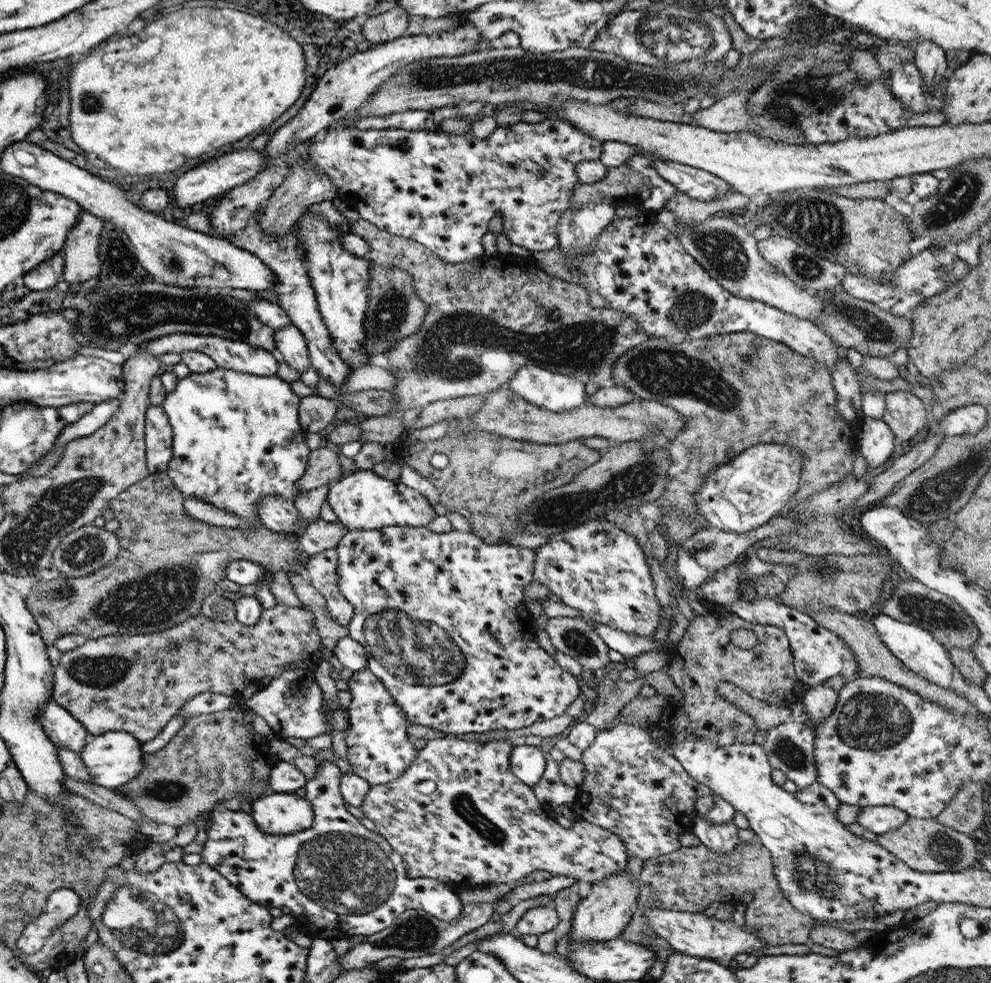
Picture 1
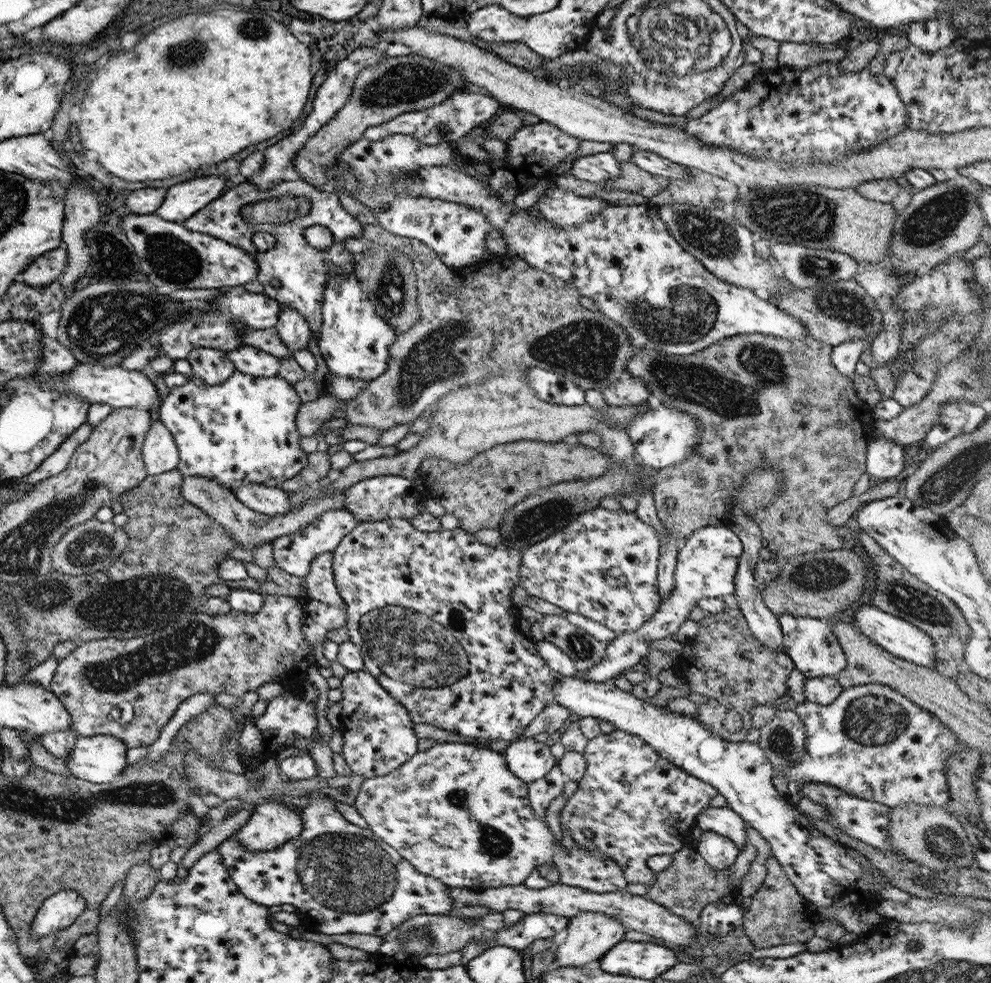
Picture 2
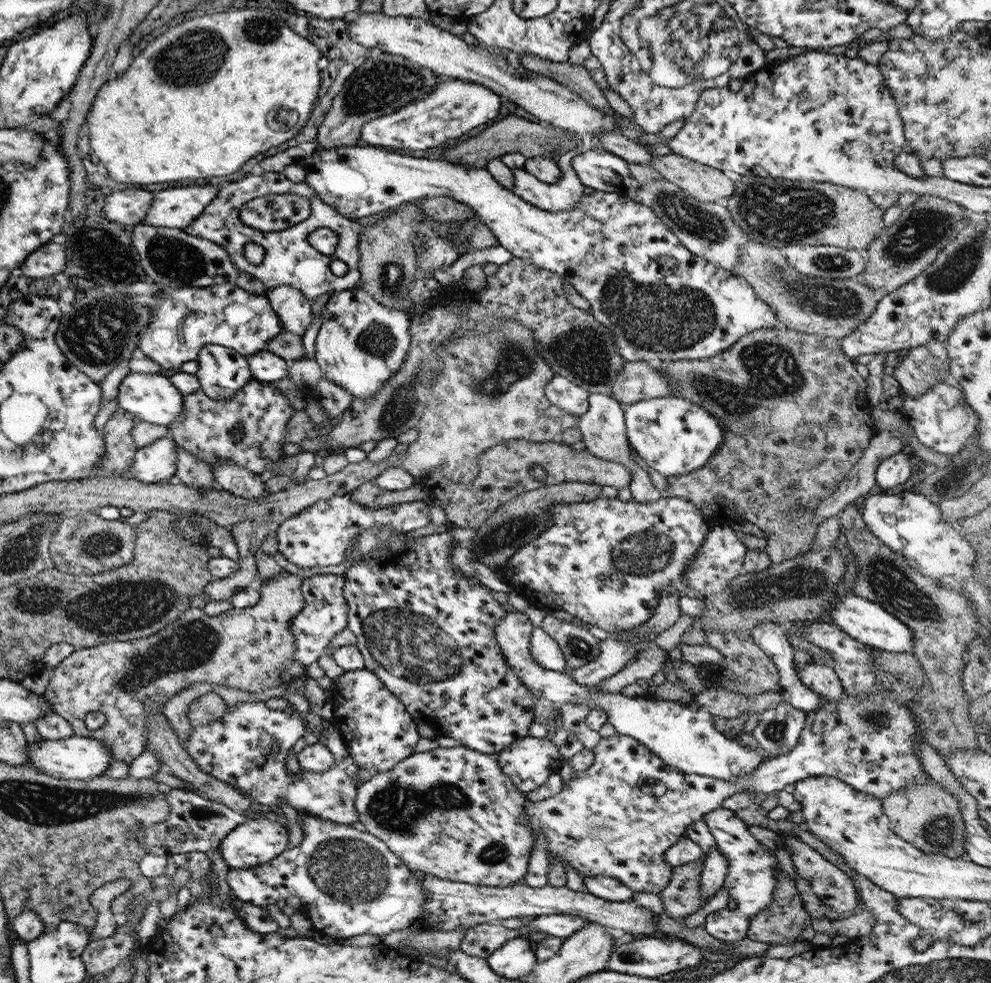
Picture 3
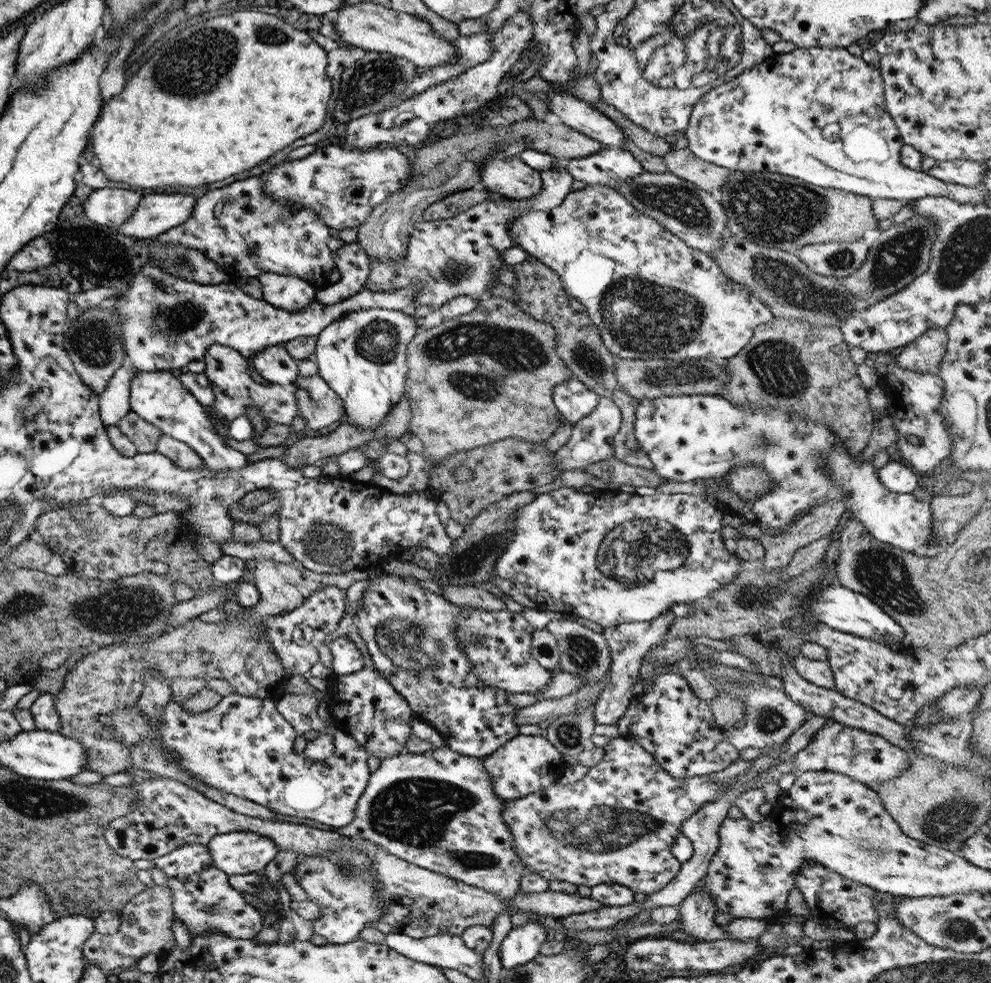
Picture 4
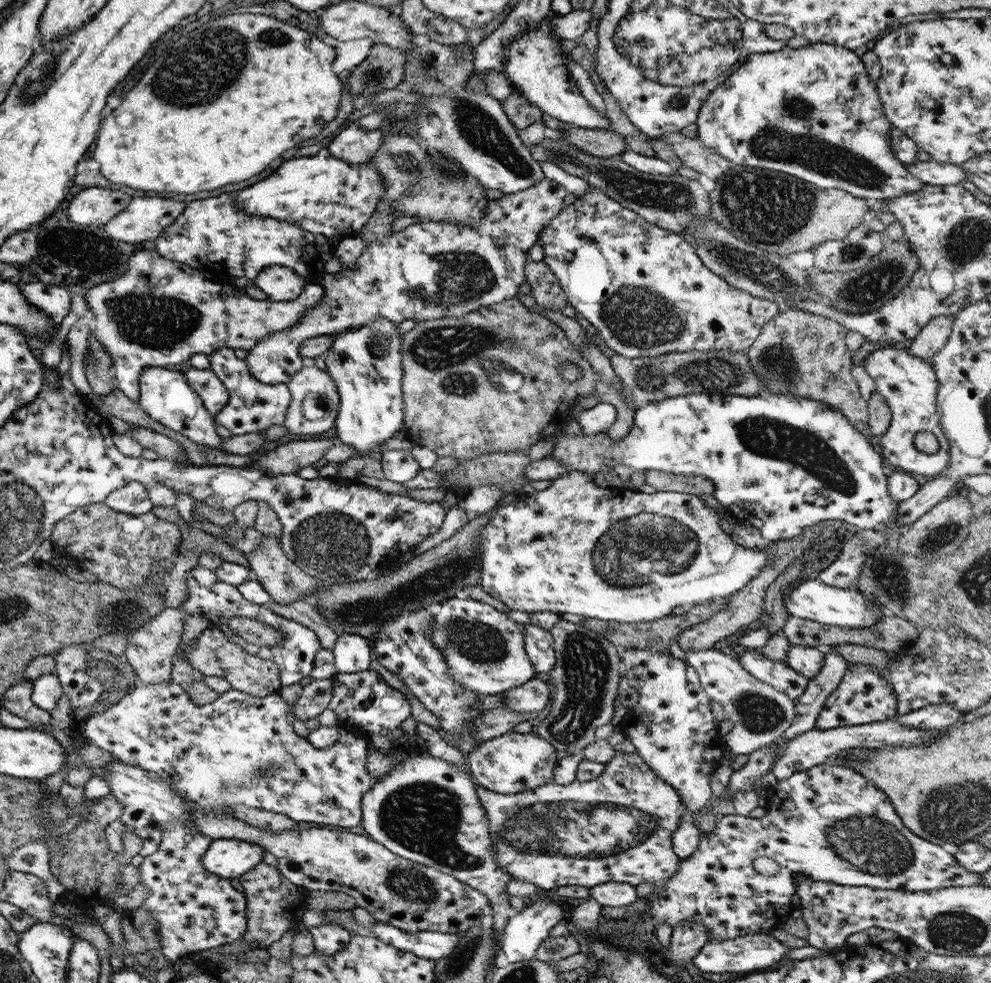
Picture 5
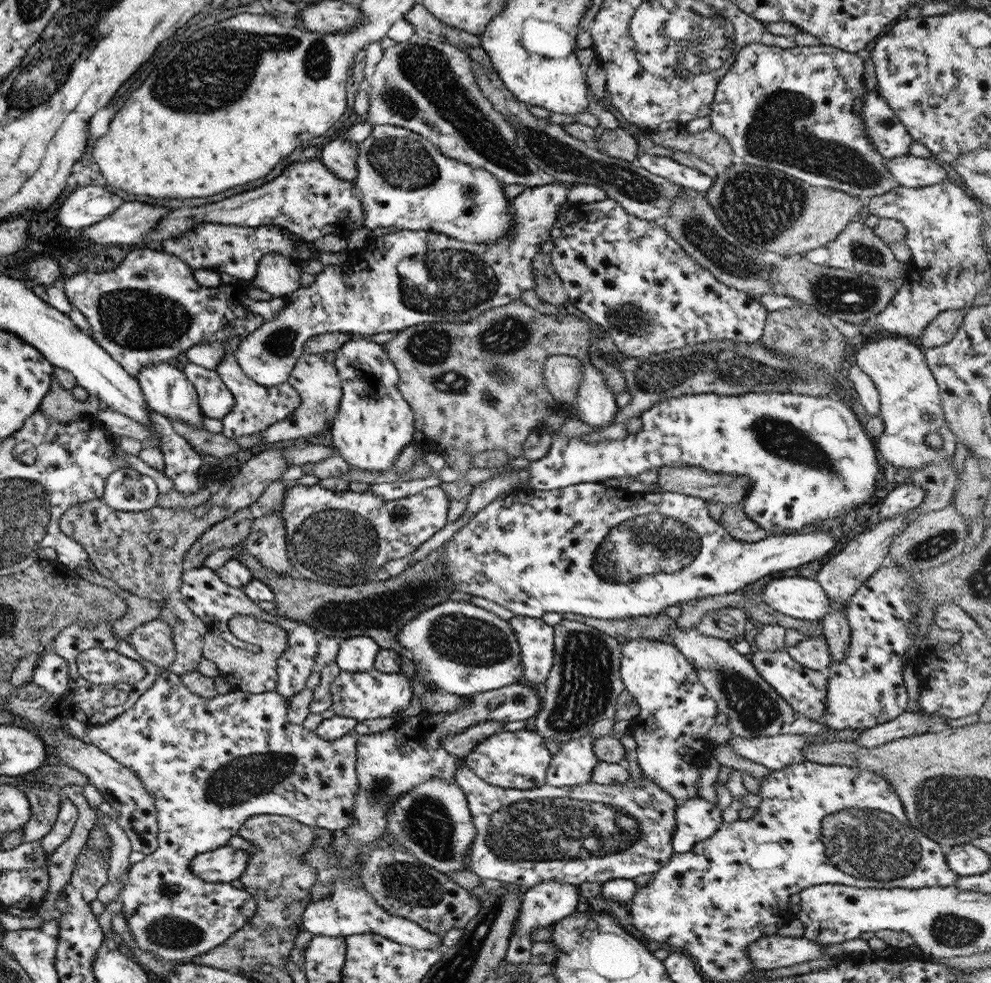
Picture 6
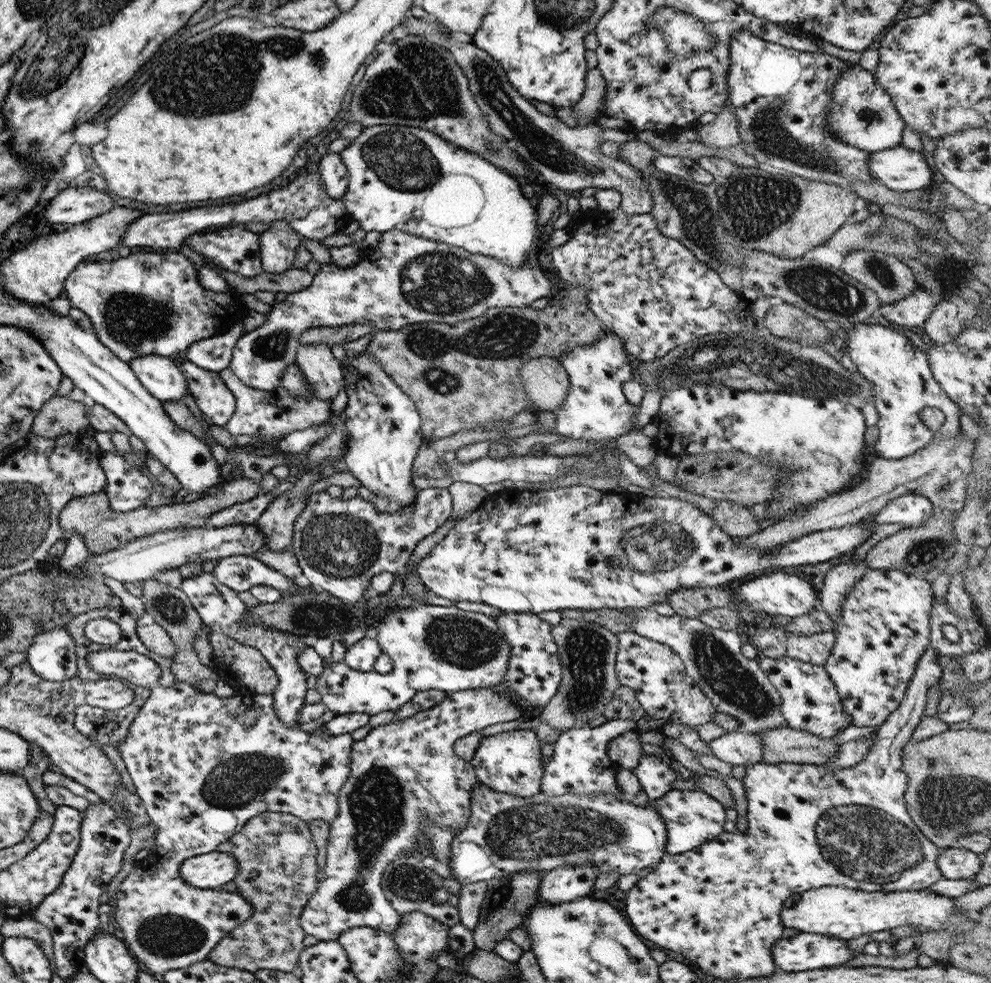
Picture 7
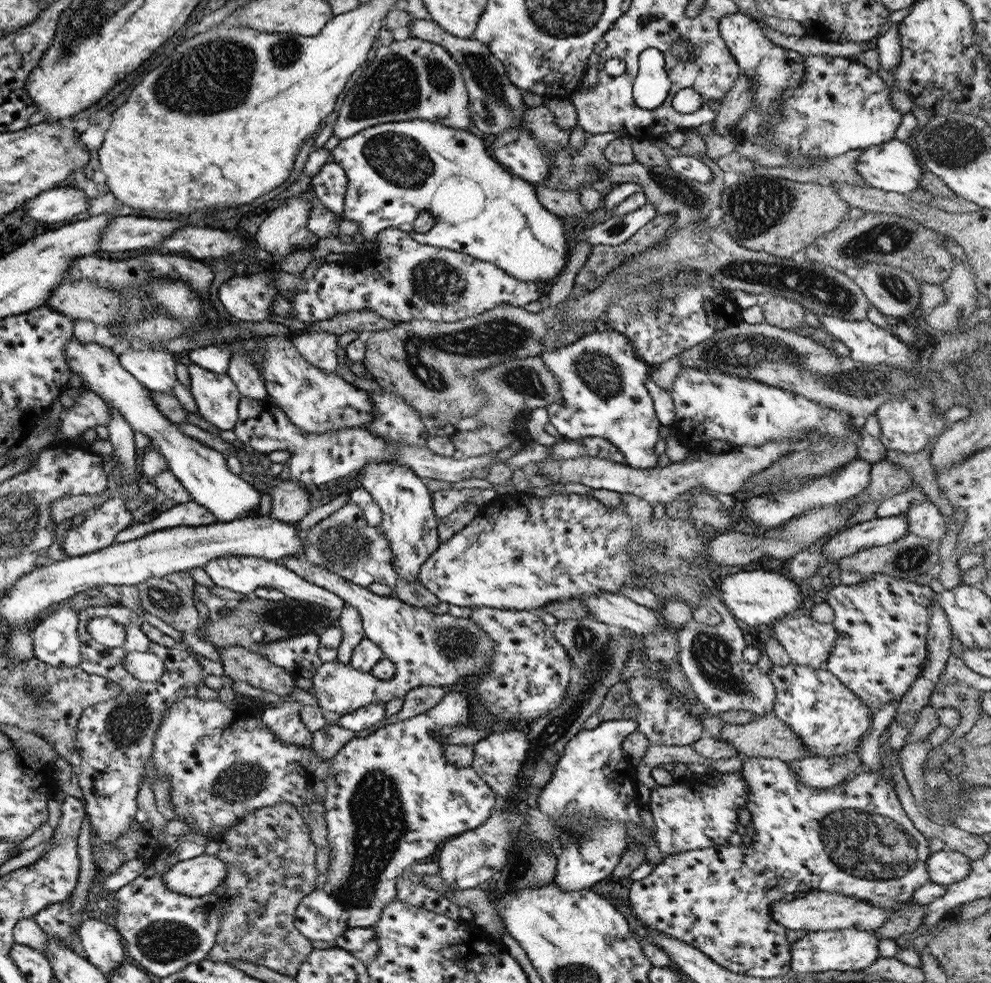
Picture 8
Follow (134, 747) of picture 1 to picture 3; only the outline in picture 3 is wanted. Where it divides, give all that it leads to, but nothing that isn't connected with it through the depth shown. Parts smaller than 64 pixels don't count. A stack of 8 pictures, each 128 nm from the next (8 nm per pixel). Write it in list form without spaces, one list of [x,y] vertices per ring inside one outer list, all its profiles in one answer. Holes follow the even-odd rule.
[[[69,736],[60,740],[46,740],[40,738],[33,743],[27,743],[27,762],[31,764],[37,772],[47,774],[51,778],[61,778],[61,780],[89,780],[104,774],[105,769],[109,767],[111,754],[107,750],[107,746],[103,746],[101,742],[95,741],[90,737],[82,738],[77,736]]]

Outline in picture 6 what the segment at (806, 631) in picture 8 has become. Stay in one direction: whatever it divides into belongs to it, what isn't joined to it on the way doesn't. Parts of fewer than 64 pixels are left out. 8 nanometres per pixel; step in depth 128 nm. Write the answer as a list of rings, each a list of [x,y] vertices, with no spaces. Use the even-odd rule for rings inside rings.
[[[799,637],[785,652],[794,662],[809,670],[826,671],[830,665],[829,650],[823,637]]]

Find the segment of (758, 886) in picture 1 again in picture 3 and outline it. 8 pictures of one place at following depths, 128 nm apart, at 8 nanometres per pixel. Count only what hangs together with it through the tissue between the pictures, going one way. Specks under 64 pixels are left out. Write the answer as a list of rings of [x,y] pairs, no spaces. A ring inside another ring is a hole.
[[[689,862],[673,867],[672,876],[665,888],[658,893],[663,904],[664,915],[673,920],[683,920],[703,906],[699,898],[701,862]],[[777,866],[775,888],[773,888],[773,898],[767,908],[759,910],[757,914],[749,918],[749,924],[745,936],[749,940],[757,940],[764,944],[786,944],[800,940],[802,928],[811,924],[811,918],[803,908],[798,895],[795,882],[788,878]]]

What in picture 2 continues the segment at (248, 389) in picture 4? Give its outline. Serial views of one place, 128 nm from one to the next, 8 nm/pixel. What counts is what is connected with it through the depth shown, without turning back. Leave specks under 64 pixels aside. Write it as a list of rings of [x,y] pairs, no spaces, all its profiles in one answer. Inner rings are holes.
[[[194,348],[185,359],[191,365],[191,375],[206,386],[222,384],[236,371],[231,359],[216,348]]]

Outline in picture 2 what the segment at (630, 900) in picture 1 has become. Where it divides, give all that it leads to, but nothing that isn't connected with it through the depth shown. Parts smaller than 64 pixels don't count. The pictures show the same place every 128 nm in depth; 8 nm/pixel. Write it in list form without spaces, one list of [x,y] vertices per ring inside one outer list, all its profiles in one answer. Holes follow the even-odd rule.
[[[579,912],[577,916],[573,916],[569,921],[569,925],[565,928],[567,932],[565,939],[556,948],[554,953],[557,966],[584,966],[589,962],[595,962],[605,954],[605,950],[609,950],[611,946],[623,940],[626,932],[621,922],[617,922],[613,916],[601,914],[601,912]]]

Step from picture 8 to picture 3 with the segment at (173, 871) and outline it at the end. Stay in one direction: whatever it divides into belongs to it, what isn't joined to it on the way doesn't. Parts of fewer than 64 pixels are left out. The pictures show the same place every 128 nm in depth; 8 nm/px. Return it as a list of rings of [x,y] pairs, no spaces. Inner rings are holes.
[[[260,816],[249,818],[247,822],[235,826],[218,844],[219,854],[228,869],[248,870],[255,866],[270,862],[285,850],[288,842],[288,830],[277,822]]]

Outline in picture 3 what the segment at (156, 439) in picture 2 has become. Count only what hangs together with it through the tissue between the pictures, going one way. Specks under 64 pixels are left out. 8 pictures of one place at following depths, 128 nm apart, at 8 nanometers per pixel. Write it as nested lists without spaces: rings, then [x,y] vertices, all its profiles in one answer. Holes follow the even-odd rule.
[[[165,436],[165,438],[159,438],[159,440],[151,442],[149,446],[136,448],[133,461],[123,469],[123,477],[147,483],[176,482],[176,466],[177,458],[175,458],[175,443],[171,437]]]

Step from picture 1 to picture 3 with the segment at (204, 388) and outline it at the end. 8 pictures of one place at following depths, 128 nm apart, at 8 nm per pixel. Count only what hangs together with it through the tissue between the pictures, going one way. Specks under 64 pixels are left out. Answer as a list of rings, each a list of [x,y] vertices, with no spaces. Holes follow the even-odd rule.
[[[251,380],[229,400],[213,400],[213,398],[205,396],[201,390],[193,394],[183,395],[183,414],[179,416],[181,420],[173,422],[171,426],[167,426],[167,429],[171,431],[170,437],[174,443],[183,447],[185,451],[189,451],[191,455],[195,455],[197,459],[205,461],[209,466],[213,466],[213,461],[227,461],[229,459],[229,461],[245,467],[245,469],[255,473],[265,481],[267,478],[275,476],[273,465],[279,459],[287,457],[282,452],[282,445],[285,442],[283,440],[283,429],[285,429],[285,423],[292,414],[293,409],[288,405],[287,399],[282,393],[274,390],[267,383]],[[235,427],[241,429],[240,439],[231,436],[231,429]]]

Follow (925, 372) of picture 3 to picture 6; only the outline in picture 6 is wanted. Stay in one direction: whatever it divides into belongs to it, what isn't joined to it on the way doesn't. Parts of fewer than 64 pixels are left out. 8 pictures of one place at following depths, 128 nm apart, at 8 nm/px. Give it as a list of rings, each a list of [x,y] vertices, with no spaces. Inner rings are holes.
[[[945,309],[945,311],[937,313],[922,330],[919,348],[937,347],[949,342],[961,324],[966,309]]]

